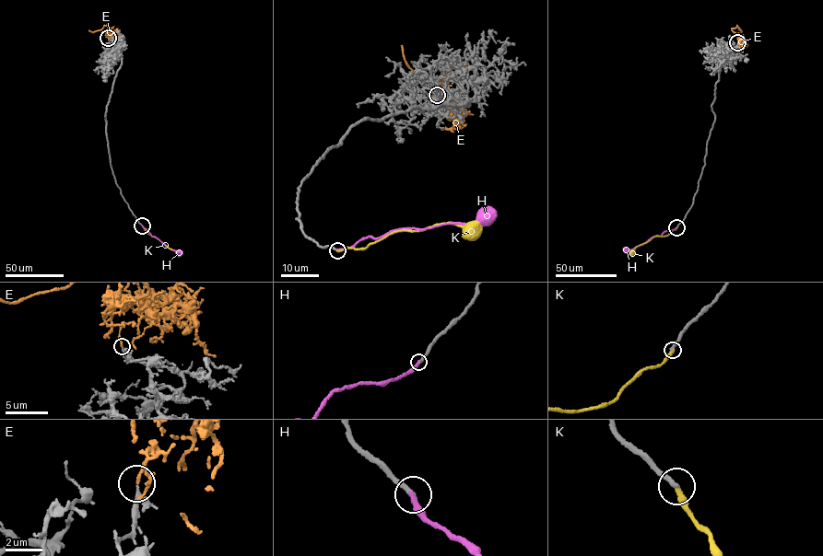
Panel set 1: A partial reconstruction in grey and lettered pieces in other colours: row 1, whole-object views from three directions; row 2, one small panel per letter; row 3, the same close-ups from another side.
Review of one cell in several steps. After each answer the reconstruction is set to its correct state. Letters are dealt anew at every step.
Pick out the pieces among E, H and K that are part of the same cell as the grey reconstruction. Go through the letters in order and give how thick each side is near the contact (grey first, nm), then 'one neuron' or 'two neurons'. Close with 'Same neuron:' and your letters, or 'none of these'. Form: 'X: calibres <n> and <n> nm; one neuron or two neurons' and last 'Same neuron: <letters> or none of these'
E: calibres 280 and 150 nm; two neurons
H: calibres 260 and 360 nm; two neurons
K: calibres 280 and 360 nm; one neuron
Same neuron: K

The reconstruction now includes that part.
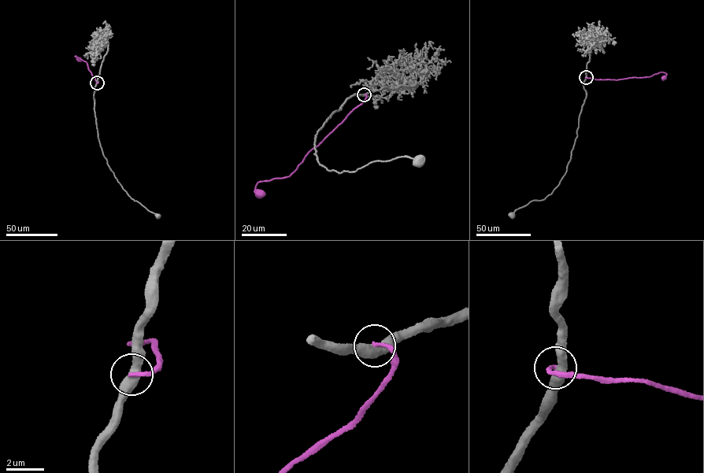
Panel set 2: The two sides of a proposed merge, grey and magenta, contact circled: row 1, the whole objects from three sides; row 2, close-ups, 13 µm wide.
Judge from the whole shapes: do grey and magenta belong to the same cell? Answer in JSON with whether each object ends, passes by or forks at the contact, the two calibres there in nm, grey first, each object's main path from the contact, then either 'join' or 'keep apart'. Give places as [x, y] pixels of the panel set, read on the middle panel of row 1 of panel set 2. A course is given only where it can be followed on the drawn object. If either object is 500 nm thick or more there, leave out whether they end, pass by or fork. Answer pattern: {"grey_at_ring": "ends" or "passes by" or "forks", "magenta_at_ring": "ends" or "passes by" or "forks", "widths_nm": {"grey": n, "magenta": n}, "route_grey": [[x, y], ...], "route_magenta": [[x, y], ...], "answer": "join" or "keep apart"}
{"widths_nm": {"grey": 500, "magenta": 240}, "route_grey": [[364, 94], [348, 98], [315, 134], [313, 154], [319, 164], [339, 173], [354, 172], [376, 160], [419, 158]], "route_magenta": [[364, 94], [366, 95], [364, 101], [309, 151], [294, 171], [288, 176], [259, 181], [254, 190], [259, 193]], "answer": "keep apart"}

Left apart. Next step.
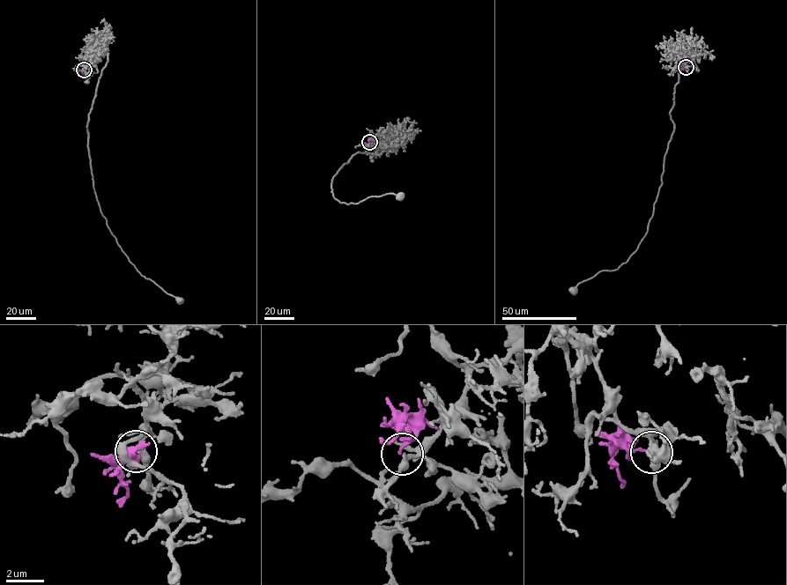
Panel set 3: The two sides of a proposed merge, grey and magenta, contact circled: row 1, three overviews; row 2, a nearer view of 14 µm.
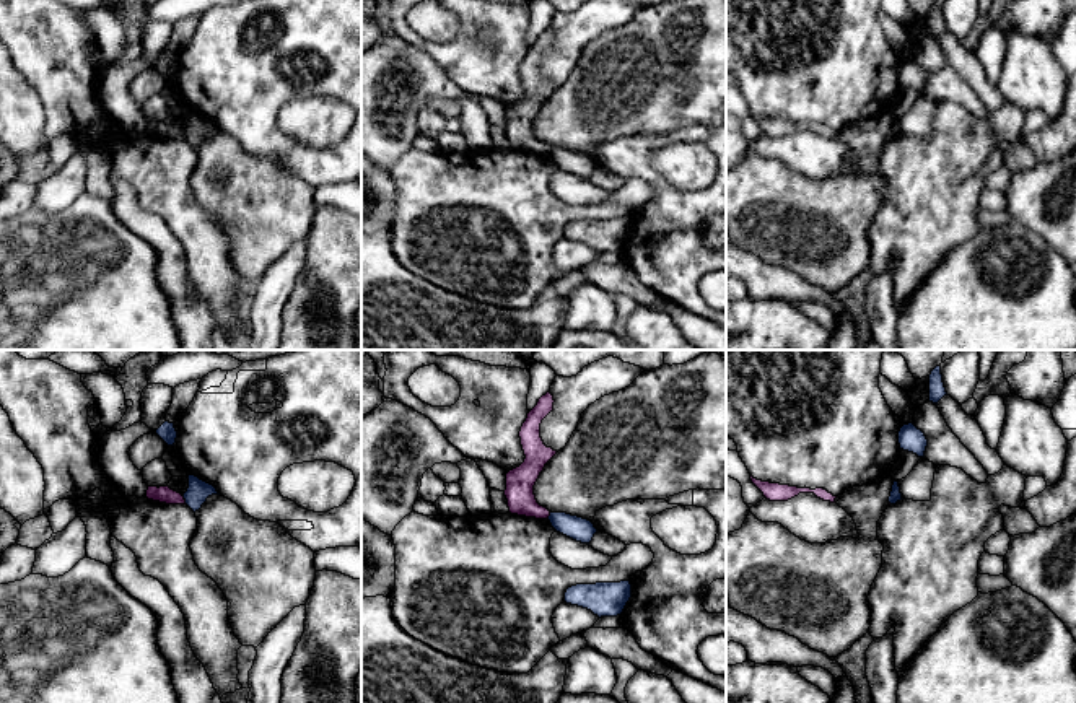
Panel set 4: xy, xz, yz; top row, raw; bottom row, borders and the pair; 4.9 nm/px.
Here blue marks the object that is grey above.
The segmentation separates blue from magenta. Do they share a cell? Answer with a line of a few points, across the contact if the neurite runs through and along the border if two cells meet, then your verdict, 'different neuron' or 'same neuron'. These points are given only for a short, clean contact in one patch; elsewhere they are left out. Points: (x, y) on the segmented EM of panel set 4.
line xy (181, 495), (186, 503); different neuron

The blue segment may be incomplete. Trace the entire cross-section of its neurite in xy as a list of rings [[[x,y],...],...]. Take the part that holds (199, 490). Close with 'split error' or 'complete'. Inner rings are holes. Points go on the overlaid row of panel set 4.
[[[189,475],[189,488],[182,495],[186,500],[186,504],[195,513],[202,508],[202,504],[207,501],[212,495],[220,495],[217,488],[203,480],[200,480],[195,475]]]; complete

